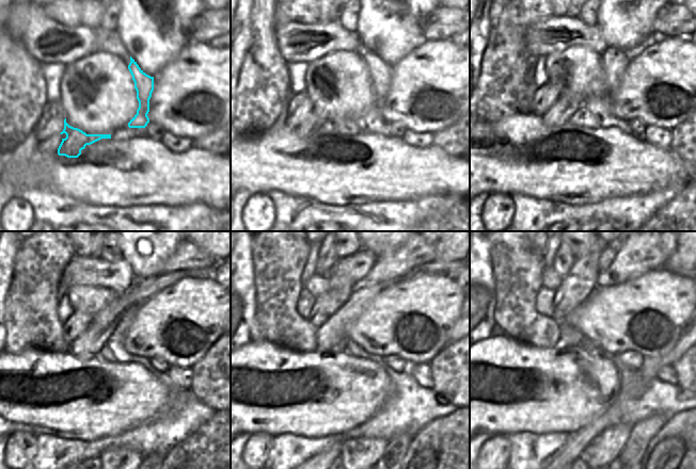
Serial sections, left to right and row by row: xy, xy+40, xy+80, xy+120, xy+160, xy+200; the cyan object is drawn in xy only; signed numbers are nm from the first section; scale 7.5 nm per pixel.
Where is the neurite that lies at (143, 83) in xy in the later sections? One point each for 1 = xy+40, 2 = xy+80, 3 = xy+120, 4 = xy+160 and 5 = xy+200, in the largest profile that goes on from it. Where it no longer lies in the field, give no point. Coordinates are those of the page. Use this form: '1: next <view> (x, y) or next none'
1: next xy+40 (380, 73)
2: next xy+80 (614, 61)
3: next xy+120 (103, 326)
4: next xy+160 (333, 334)
5: next xy+200 (568, 335)

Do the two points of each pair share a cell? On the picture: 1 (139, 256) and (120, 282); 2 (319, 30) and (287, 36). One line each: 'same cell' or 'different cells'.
1: different cells
2: same cell

